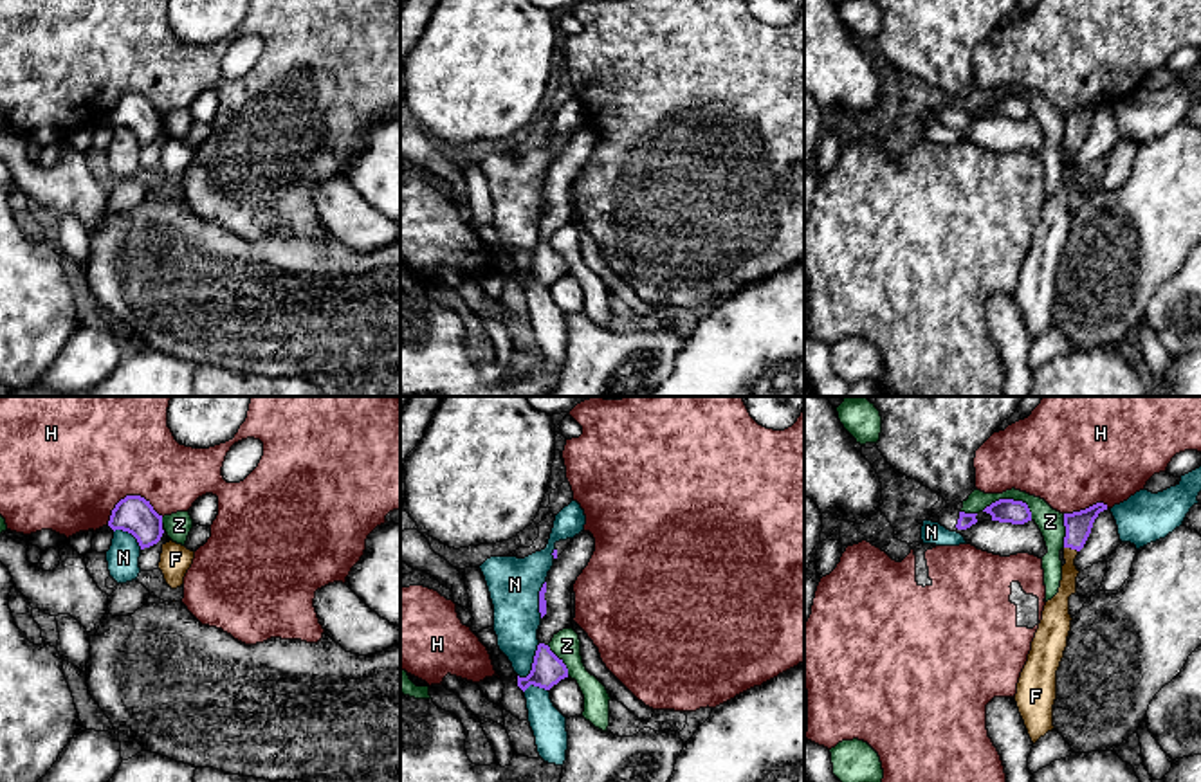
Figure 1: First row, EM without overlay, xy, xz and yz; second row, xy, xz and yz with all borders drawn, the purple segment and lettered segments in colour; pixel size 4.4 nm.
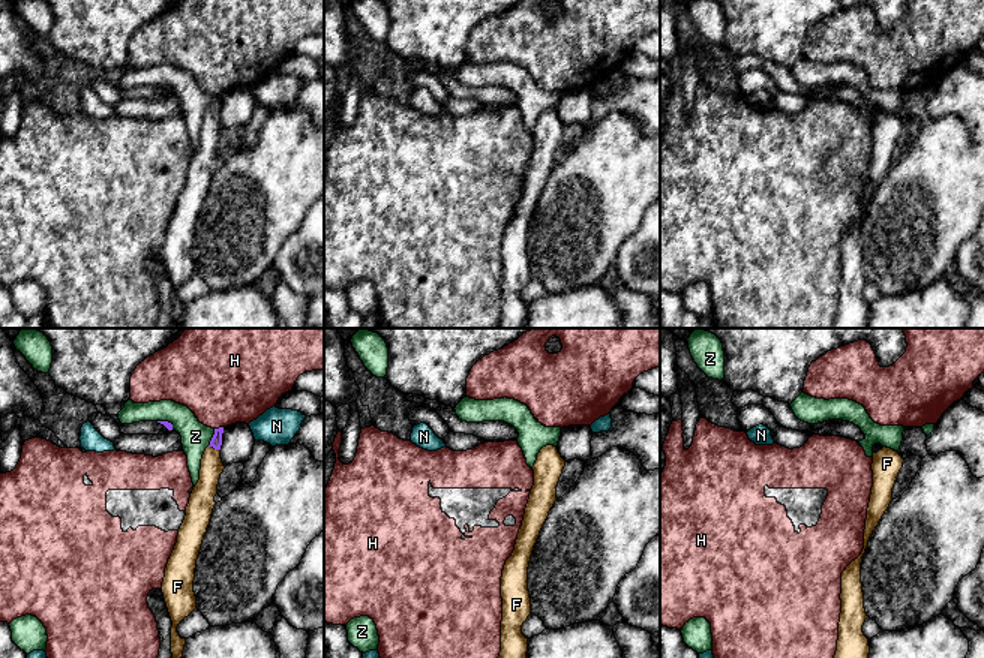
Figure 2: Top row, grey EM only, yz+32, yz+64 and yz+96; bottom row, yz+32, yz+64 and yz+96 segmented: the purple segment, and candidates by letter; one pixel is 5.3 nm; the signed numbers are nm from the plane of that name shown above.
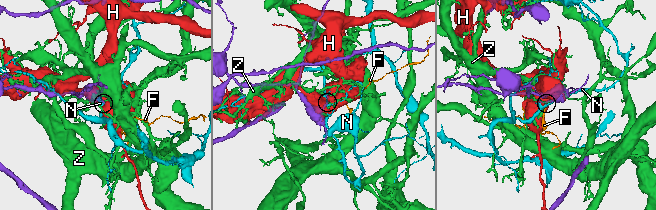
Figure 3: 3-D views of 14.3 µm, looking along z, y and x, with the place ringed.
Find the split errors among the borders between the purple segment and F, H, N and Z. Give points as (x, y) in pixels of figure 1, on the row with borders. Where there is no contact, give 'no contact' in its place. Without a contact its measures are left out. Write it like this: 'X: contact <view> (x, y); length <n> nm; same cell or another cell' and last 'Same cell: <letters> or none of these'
F: contact yz (1072, 548); length 70 nm; same cell
H: contact xy (130, 496); length 260 nm; another cell
N: contact xz (532, 663); length 180 nm; another cell
Z: contact yz (1012, 500); length 240 nm; another cell
Same cell: F

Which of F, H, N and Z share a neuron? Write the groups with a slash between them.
F / H / N / Z

